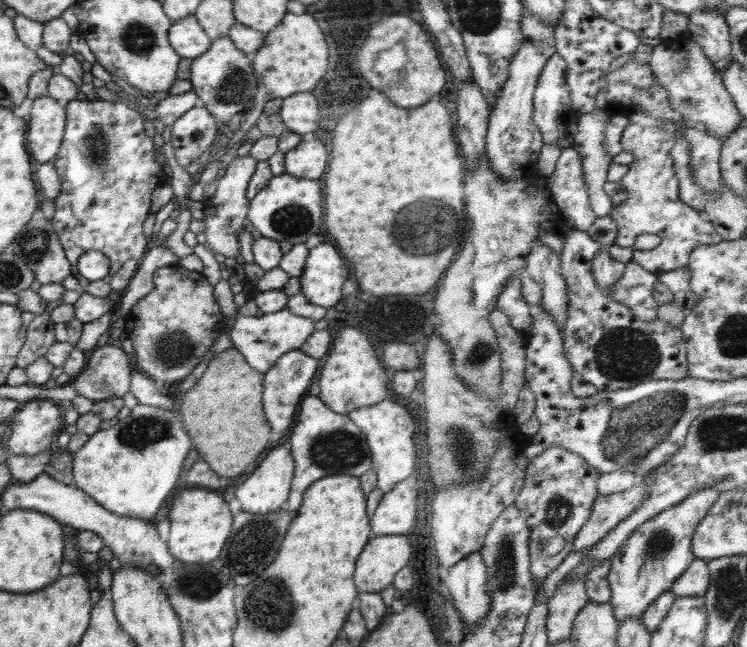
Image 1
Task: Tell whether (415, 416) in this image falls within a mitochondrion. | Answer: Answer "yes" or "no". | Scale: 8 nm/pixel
no

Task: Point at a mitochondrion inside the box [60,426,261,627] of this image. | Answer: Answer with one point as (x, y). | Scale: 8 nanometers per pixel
(188, 584)

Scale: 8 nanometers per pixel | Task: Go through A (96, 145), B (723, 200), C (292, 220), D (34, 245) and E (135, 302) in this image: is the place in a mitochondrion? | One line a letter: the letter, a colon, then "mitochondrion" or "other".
A: mitochondrion
B: mitochondrion
C: mitochondrion
D: mitochondrion
E: other

